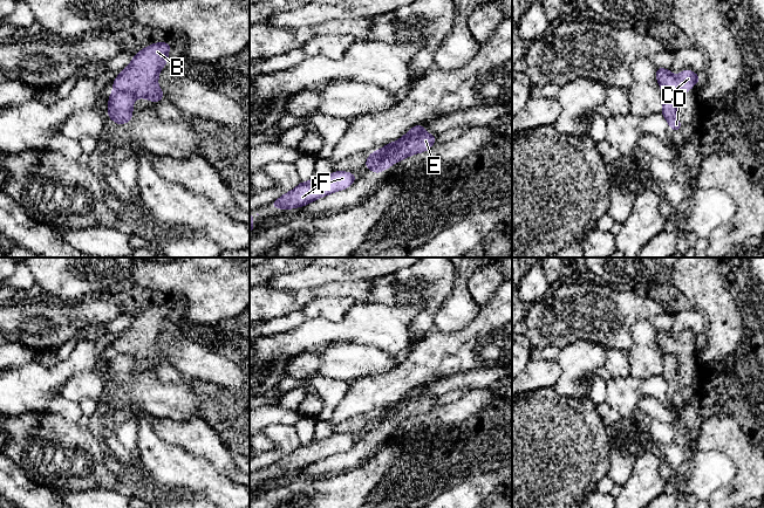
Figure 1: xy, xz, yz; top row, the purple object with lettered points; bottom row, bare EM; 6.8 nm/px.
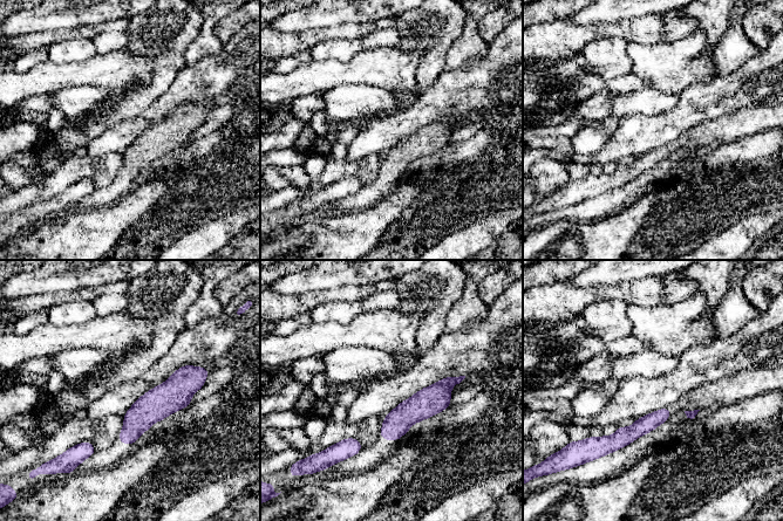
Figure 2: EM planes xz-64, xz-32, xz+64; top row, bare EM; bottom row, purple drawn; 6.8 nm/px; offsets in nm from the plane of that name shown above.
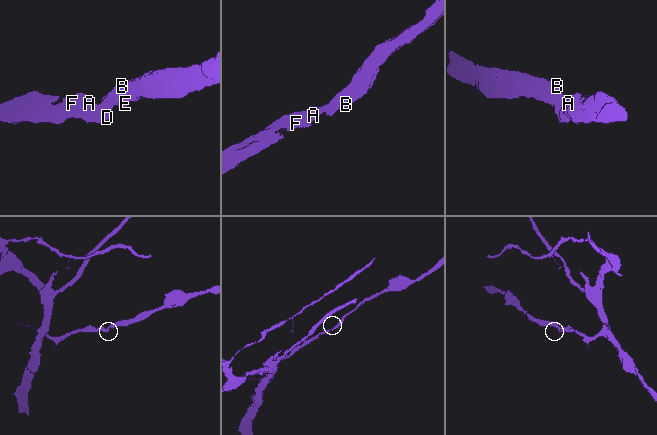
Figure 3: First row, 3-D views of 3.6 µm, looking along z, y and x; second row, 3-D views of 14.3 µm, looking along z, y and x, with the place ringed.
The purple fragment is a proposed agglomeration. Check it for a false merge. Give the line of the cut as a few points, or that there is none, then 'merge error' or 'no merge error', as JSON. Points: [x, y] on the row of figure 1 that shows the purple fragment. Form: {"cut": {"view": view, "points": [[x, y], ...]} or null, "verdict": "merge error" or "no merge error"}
{"cut": {"view": "xz", "points": [[384, 146], [384, 155], [370, 167]]}, "verdict": "merge error"}

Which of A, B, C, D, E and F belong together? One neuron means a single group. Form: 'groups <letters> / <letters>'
groups A D F / B C E

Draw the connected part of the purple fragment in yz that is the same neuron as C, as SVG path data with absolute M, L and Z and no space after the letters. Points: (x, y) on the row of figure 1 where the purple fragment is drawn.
M656 67L656 81L662 91L673 91L677 96L690 91L695 83L701 82L700 75L685 69L674 76L669 69Z

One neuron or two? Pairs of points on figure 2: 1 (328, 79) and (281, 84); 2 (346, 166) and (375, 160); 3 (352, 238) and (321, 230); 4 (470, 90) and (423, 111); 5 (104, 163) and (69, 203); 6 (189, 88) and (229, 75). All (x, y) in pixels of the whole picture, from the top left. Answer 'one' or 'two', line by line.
1: one
2: one
3: one
4: one
5: two
6: one

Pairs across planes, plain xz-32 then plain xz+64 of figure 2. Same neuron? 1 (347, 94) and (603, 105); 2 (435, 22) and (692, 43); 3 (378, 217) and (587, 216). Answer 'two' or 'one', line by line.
1: two
2: two
3: two

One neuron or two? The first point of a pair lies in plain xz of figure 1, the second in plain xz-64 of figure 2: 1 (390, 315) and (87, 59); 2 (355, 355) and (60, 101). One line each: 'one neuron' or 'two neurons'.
1: one neuron
2: one neuron

